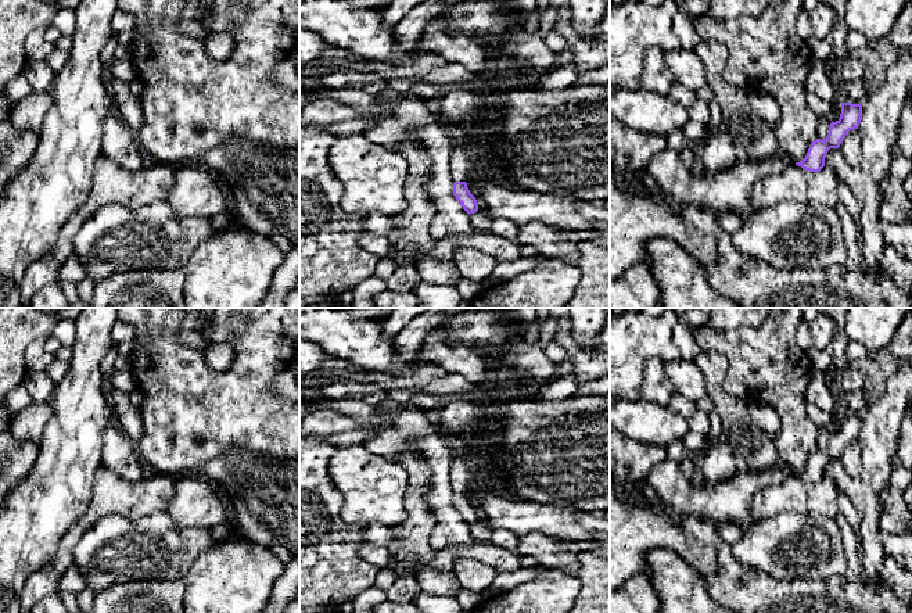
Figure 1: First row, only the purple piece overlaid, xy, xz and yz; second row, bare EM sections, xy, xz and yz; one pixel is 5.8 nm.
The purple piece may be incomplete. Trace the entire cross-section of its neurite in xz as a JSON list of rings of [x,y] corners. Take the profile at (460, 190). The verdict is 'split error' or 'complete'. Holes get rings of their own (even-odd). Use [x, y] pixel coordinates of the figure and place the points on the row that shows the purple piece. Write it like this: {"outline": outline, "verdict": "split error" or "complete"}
{"outline": [[[488,111],[486,121],[477,121],[474,125],[452,126],[448,135],[452,140],[452,155],[449,165],[452,169],[453,196],[463,209],[470,215],[478,211],[475,197],[470,193],[466,179],[468,176],[489,176],[500,180],[498,171],[492,169],[481,157],[481,147],[485,137],[492,130],[492,111]]], "verdict": "split error"}

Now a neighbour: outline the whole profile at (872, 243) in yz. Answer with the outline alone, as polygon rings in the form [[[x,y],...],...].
[[[912,49],[904,50],[898,60],[887,69],[884,83],[870,92],[861,103],[862,119],[859,122],[859,132],[862,133],[862,158],[859,161],[861,171],[861,191],[858,202],[861,205],[859,214],[859,243],[862,250],[863,266],[869,272],[886,275],[883,268],[883,252],[887,247],[882,234],[882,218],[879,207],[882,204],[882,183],[890,172],[893,148],[898,140],[901,111],[909,96],[908,85],[912,80]]]

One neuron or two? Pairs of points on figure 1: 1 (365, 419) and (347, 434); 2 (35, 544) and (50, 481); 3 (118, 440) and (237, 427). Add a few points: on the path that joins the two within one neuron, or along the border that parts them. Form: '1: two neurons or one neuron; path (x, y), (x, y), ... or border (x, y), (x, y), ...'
1: two neurons; border (329, 408), (362, 426), (381, 422)
2: one neuron; path (35, 529), (35, 517), (50, 497)
3: two neurons; border (136, 445), (143, 463)

